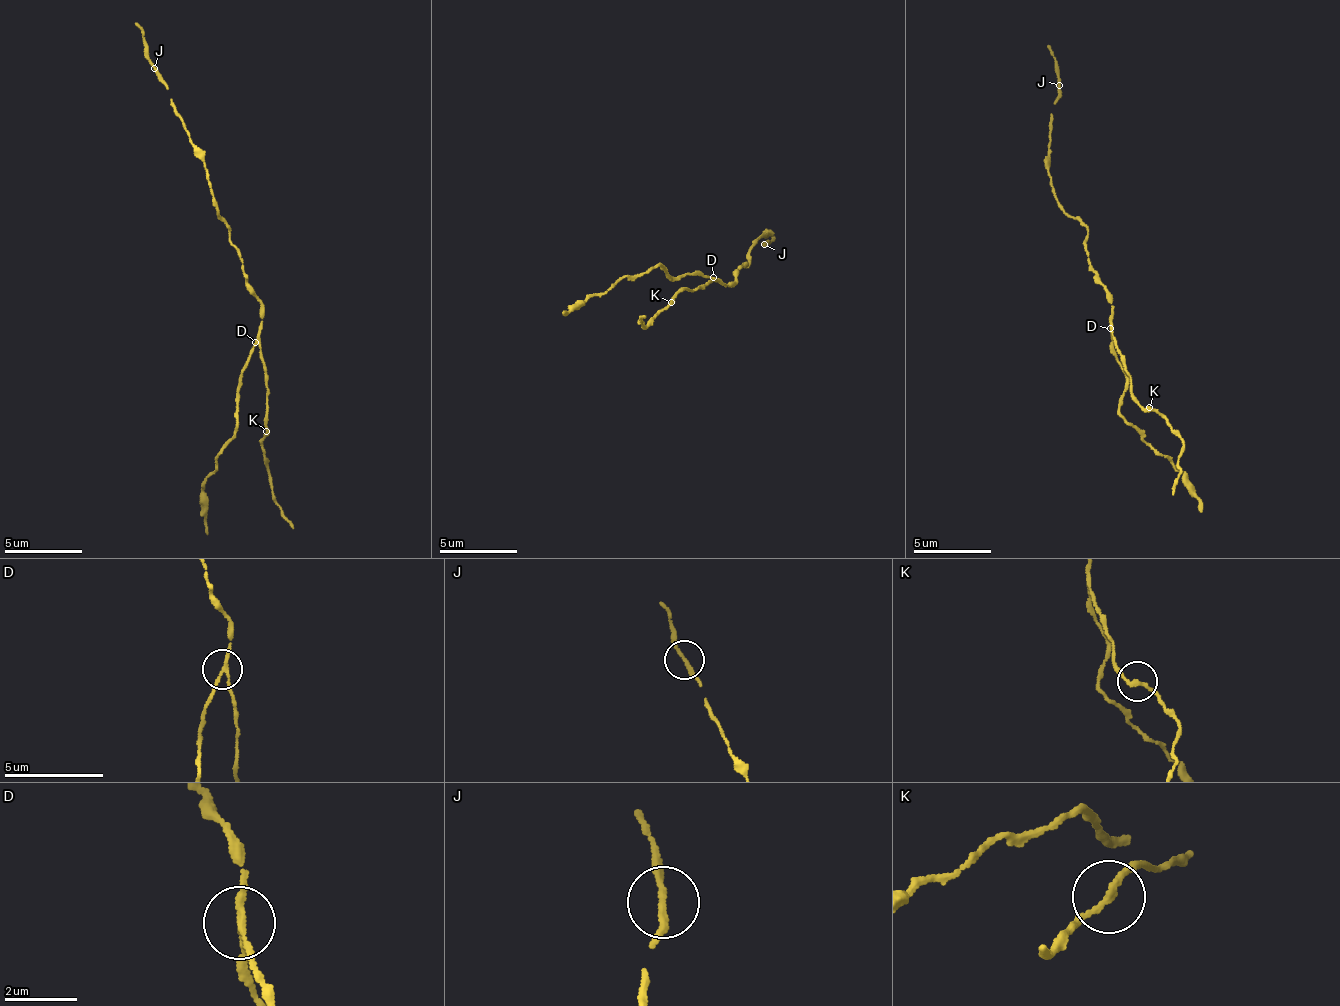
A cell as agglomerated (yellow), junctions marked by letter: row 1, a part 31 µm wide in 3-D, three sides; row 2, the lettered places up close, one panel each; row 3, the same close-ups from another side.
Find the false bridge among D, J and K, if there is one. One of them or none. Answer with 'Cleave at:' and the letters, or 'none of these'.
Cleave at: D

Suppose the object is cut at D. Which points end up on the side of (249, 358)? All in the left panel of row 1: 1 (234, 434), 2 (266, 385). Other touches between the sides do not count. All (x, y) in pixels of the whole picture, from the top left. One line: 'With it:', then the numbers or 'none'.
With it: 1

